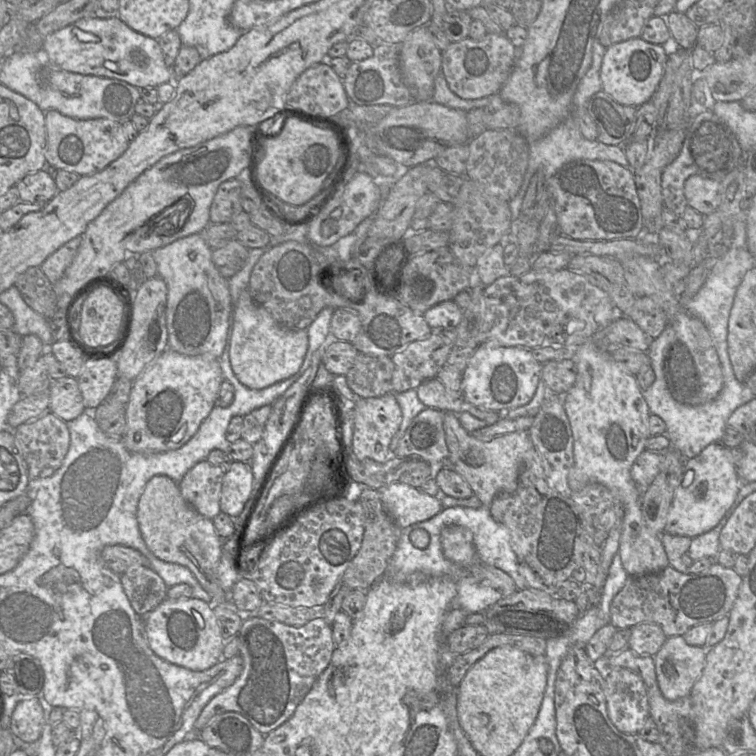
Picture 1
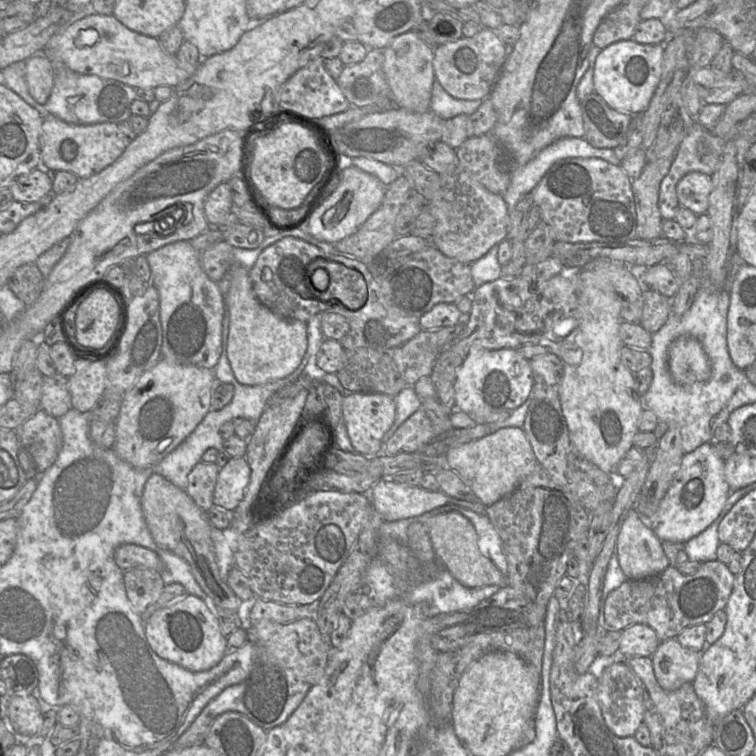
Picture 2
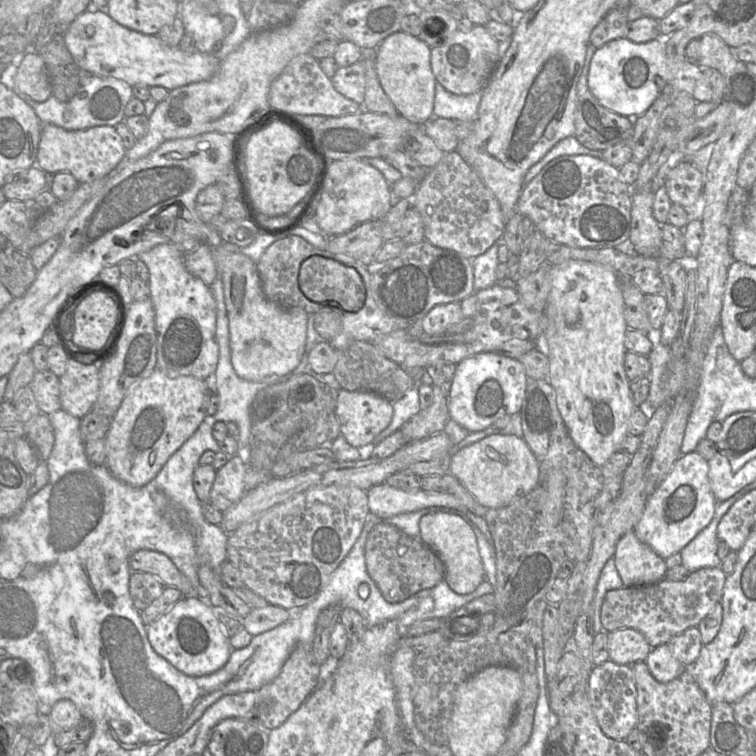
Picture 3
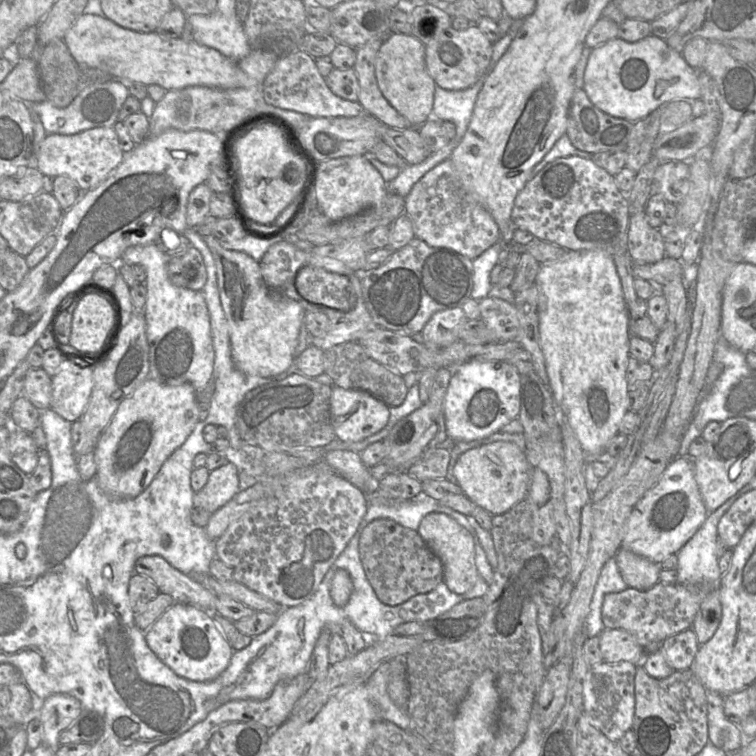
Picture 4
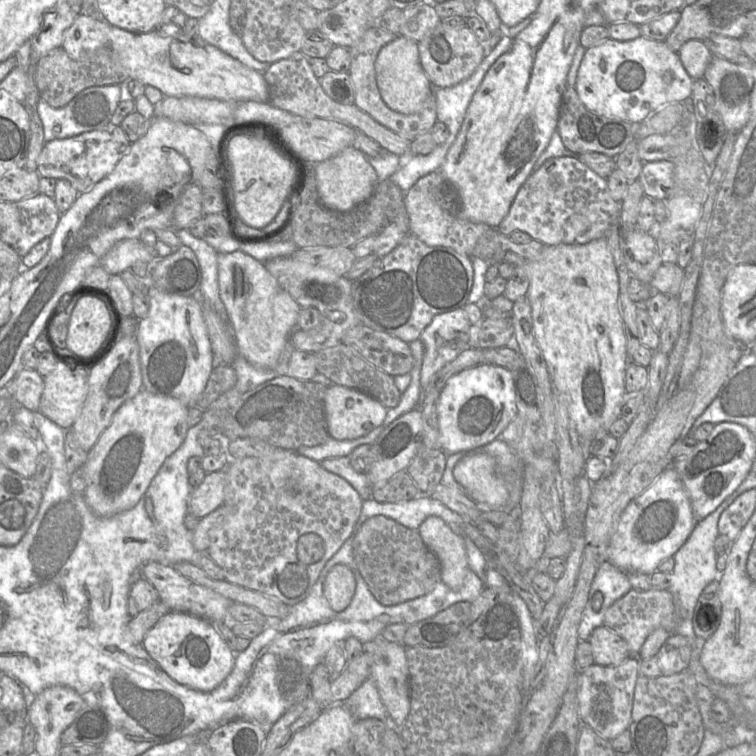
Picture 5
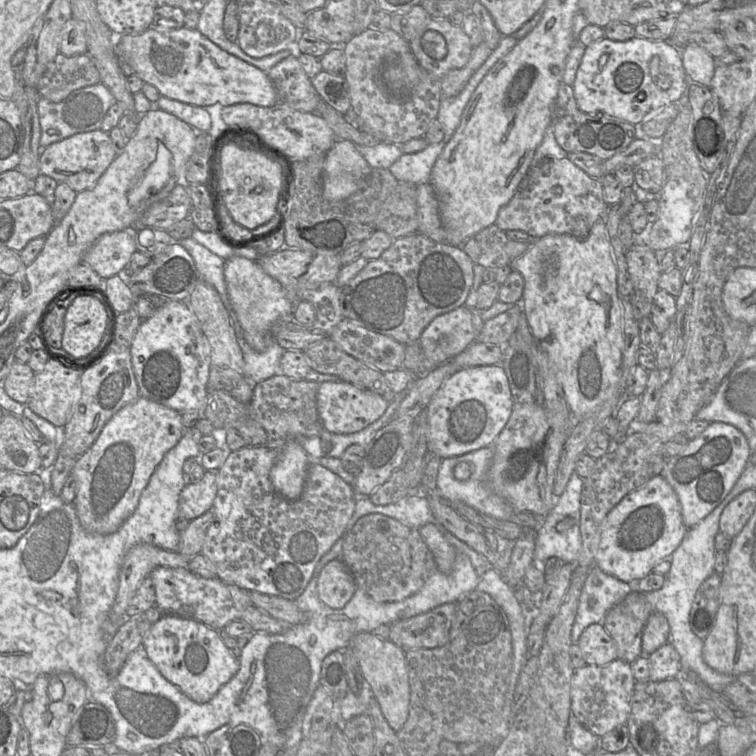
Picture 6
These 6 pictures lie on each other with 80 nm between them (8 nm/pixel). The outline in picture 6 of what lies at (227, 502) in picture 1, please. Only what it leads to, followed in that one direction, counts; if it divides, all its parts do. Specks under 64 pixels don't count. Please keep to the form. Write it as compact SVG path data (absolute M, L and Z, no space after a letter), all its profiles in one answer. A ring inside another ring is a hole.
M206 471L203 478L194 484L186 484L179 496L178 513L179 518L192 521L212 508L217 494L216 484L217 471Z

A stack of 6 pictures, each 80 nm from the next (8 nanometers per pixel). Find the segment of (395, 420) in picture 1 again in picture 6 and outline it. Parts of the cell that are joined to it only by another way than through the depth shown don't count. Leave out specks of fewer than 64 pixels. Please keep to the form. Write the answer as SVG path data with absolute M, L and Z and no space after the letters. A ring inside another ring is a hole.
M323 382L317 392L317 410L325 430L336 434L358 432L378 420L387 410L389 402L377 393L350 383Z

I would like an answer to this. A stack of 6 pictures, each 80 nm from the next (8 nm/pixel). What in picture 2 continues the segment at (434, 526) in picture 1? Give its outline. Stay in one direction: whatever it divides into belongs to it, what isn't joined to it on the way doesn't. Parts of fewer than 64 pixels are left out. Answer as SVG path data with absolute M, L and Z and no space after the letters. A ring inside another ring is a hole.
M453 504L444 506L445 510L417 523L428 526L428 521L433 517L447 512L456 512L467 518L473 525L477 533L477 541L480 552L488 558L505 576L507 575L508 565L503 552L501 538L490 522L486 514L479 514L467 508Z

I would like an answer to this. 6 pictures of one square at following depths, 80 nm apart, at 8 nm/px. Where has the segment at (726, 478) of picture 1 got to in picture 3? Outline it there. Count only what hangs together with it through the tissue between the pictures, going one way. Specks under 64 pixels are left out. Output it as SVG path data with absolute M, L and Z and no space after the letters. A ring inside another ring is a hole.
M699 453L681 454L671 472L648 497L634 532L664 560L680 552L712 520L718 502L711 490L708 472L708 461Z

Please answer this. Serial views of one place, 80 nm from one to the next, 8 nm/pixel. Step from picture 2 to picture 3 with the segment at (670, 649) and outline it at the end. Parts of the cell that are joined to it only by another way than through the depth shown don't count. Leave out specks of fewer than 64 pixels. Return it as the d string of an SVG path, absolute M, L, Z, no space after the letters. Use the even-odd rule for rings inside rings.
M668 644L652 648L645 662L652 676L660 683L672 681L687 669L673 656Z

